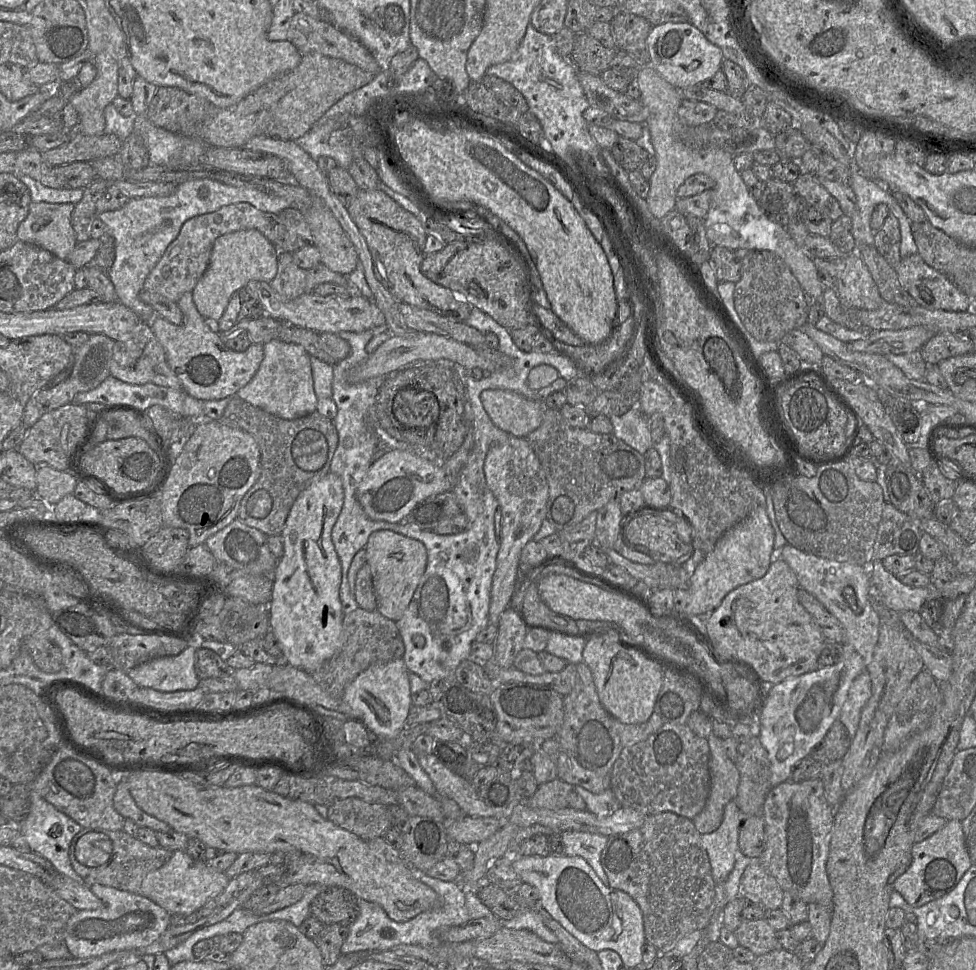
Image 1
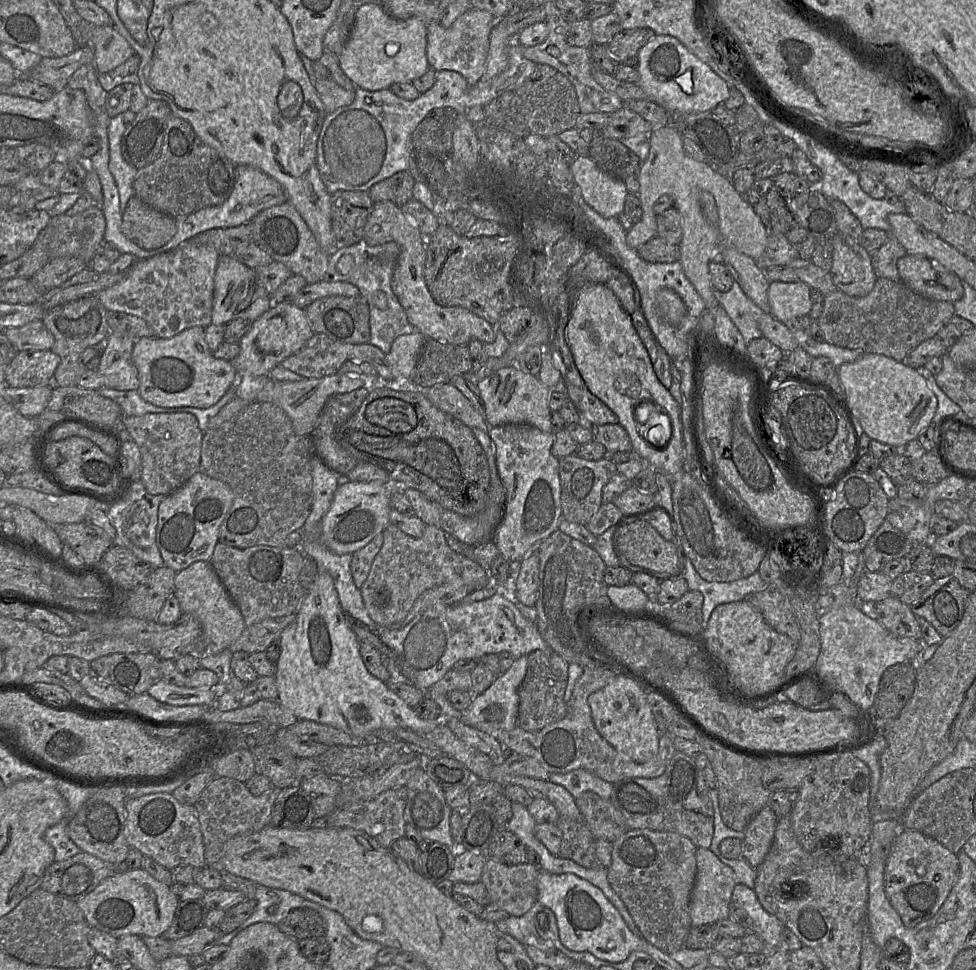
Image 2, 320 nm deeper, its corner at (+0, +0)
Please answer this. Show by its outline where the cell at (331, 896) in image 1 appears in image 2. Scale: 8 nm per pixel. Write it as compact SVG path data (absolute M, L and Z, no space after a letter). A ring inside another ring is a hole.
M309 908L290 910L276 926L283 934L295 940L305 938L323 939L326 932L326 924L322 917Z

